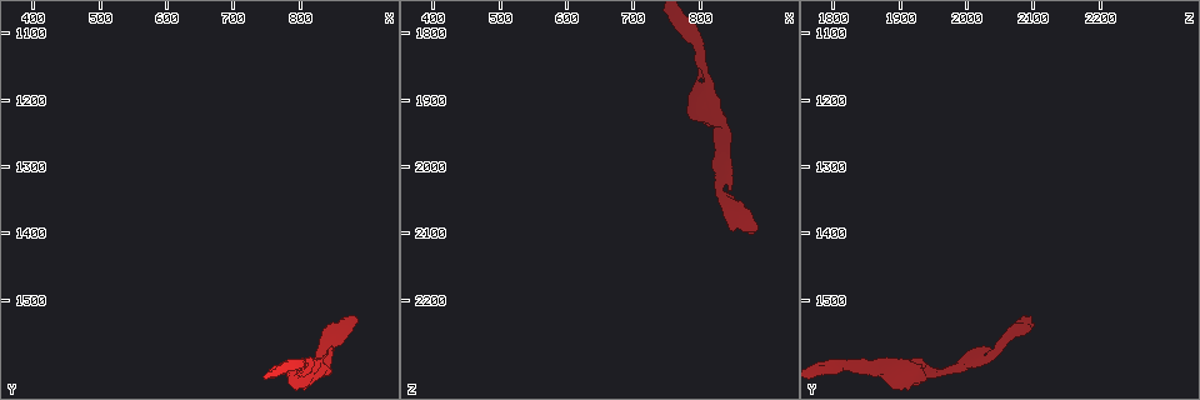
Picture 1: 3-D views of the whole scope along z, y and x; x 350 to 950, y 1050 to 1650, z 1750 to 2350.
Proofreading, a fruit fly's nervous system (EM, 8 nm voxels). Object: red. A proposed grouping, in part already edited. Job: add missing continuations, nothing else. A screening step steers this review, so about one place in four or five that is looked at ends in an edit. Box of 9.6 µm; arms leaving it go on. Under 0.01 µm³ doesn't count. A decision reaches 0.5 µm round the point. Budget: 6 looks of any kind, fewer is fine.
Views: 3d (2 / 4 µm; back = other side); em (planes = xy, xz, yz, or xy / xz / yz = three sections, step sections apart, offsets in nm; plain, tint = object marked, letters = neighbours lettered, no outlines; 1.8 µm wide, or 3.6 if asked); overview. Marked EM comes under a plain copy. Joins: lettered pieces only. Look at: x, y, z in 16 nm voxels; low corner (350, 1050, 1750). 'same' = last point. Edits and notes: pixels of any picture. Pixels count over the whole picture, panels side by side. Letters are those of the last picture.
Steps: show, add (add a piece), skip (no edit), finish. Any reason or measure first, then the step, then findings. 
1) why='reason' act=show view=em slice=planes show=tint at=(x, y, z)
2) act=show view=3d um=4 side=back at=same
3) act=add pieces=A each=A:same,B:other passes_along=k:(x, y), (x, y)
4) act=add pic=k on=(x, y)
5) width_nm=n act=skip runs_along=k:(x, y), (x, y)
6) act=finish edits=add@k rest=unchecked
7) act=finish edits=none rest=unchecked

why='branch stops here' act=show view=3d um=2 at=(880, 1540, 2100)

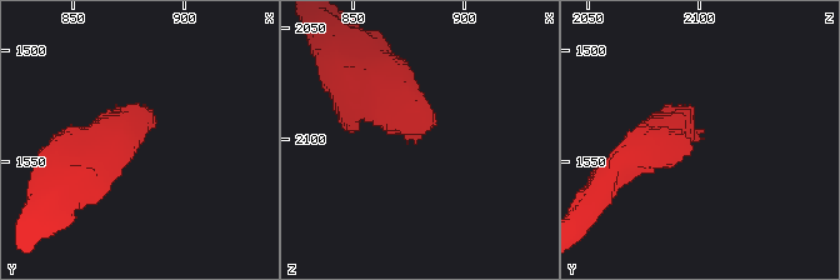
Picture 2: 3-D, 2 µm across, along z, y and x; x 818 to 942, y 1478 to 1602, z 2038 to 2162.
why='shape alone is not enough' act=show view=em slice=yz step=4 show=letters at=(879, 1541, 2099)

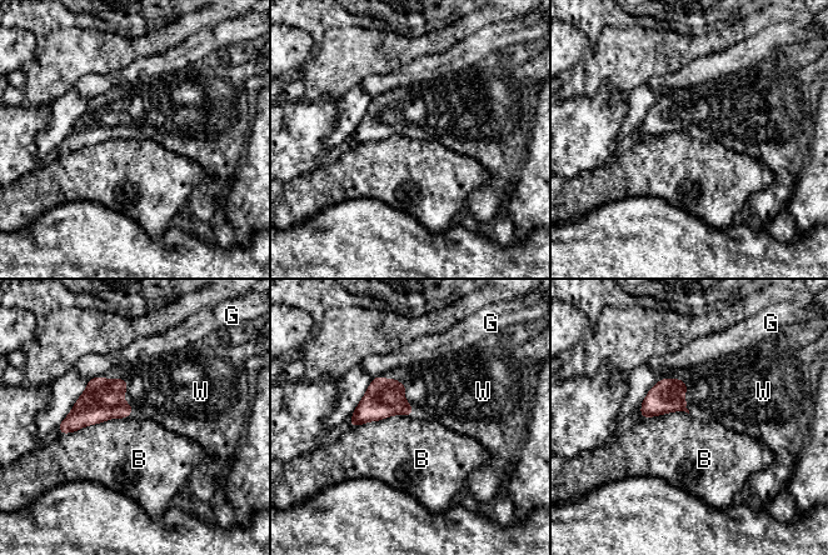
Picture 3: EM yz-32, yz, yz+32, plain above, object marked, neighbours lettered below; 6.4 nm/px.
act=add pic=3 on=(165, 389) each=B:other,G:other,W:same passes_along=3:(103, 400), (126, 386), (165, 389) found='the cell continues'

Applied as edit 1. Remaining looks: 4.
why='see it whole again' act=show view=overview

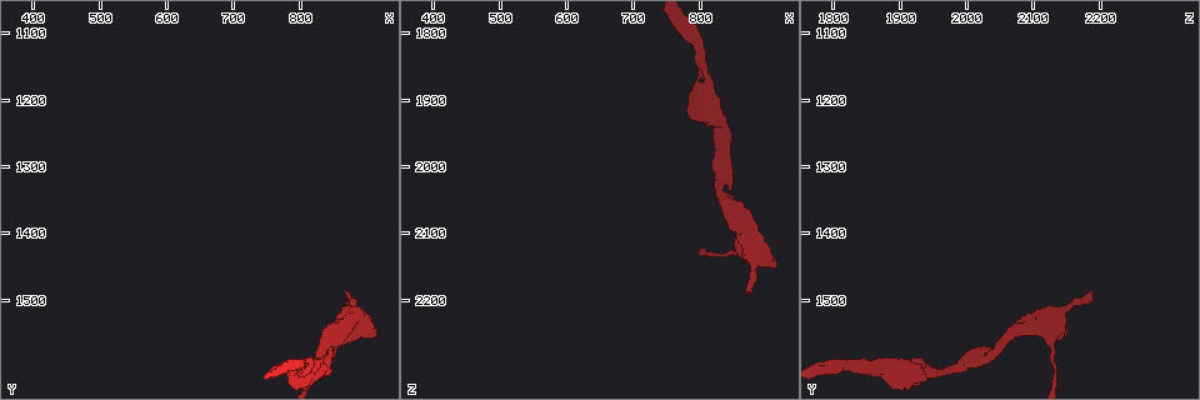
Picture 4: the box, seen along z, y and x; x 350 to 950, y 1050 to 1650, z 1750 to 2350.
why='free end' act=show view=em slice=xy step=16 show=tint at=(845, 1580, 2005)

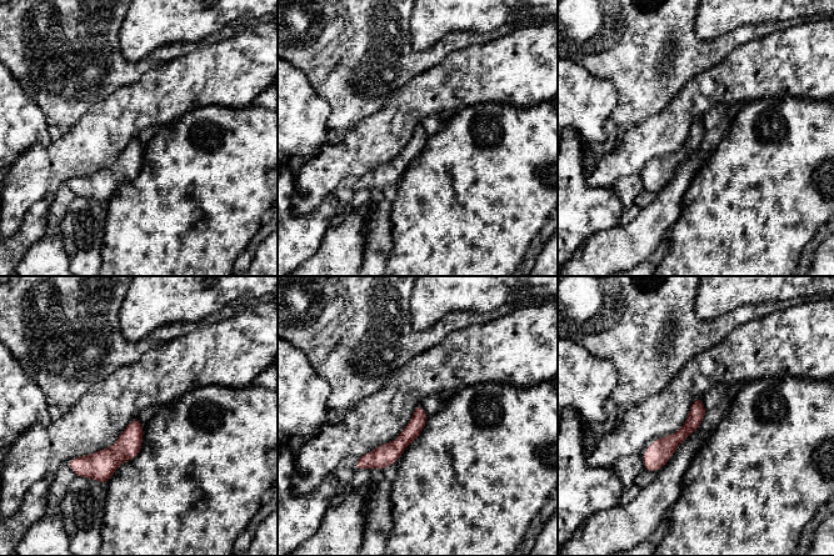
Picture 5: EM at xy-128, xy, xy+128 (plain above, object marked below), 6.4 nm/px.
act=show view=em slice=planes show=letters at=same

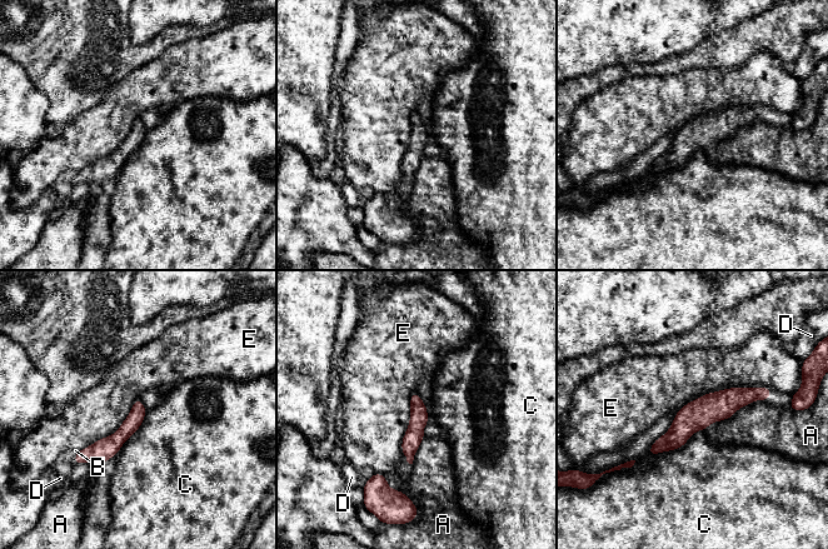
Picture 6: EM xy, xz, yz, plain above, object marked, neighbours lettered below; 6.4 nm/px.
act=skip each=A:other,B:other,C:other,D:other,E:other border=6:(139, 397), (114, 433), (81, 449) found='none of them fits'

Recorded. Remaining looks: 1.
act=finish edits=add@3 rest=unchecked

